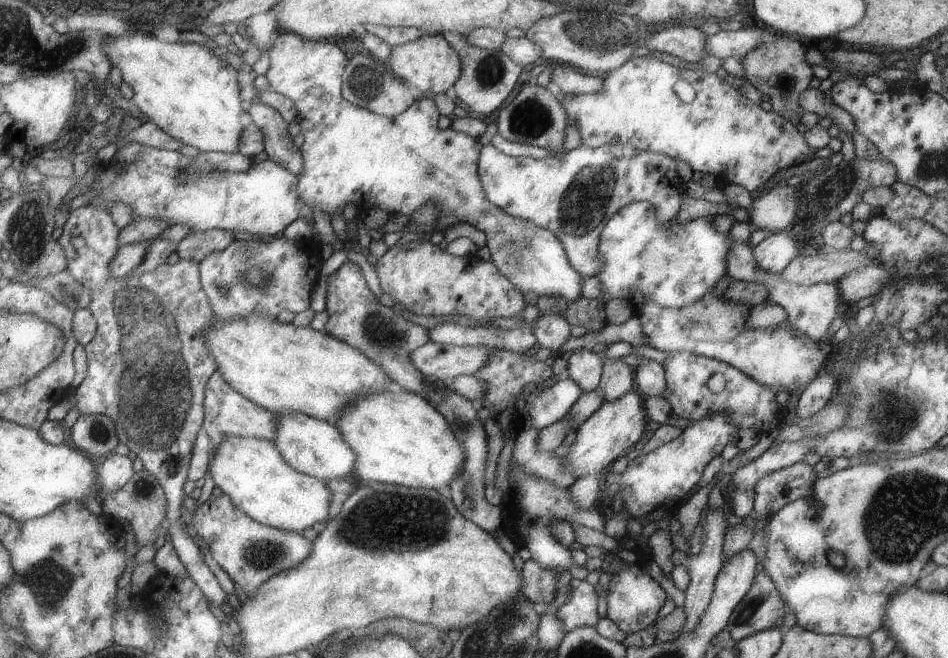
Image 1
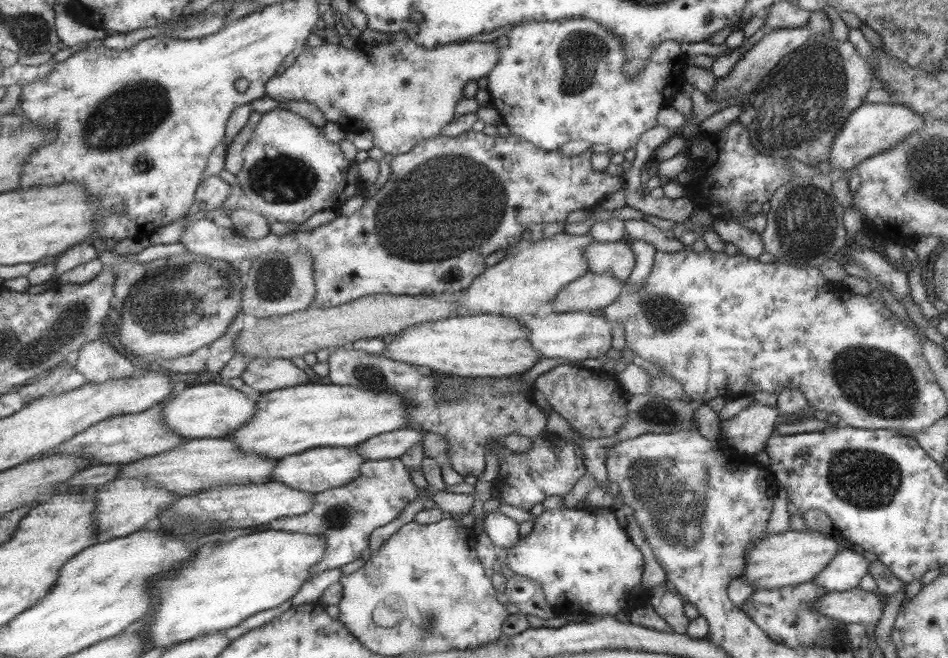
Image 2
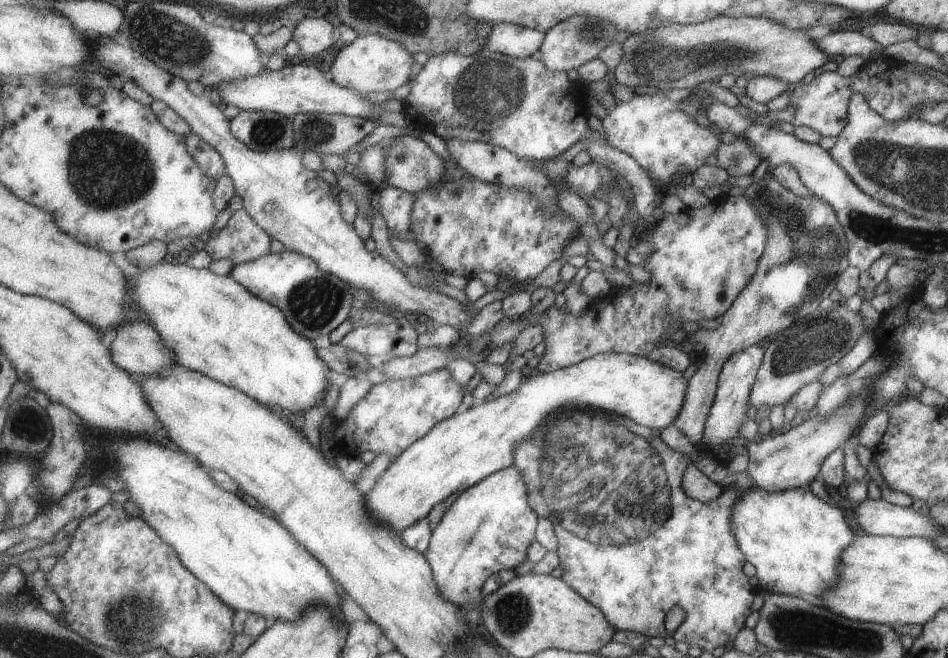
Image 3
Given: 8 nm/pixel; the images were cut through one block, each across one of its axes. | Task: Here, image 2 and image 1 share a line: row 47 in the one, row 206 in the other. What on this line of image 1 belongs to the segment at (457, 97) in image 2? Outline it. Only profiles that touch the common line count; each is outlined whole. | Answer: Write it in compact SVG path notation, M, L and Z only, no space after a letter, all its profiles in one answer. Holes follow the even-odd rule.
M279 30L279 36L275 41L273 47L267 48L270 57L270 69L268 70L266 76L270 81L270 86L272 90L277 93L287 96L295 102L295 107L298 110L297 123L302 128L301 134L305 138L305 142L300 148L303 152L303 157L305 160L305 167L303 173L299 174L300 184L299 184L299 195L303 202L309 207L315 206L315 210L320 210L332 220L332 216L337 213L342 213L343 208L347 204L356 206L359 204L359 199L361 199L361 204L365 210L370 210L371 208L377 208L386 211L392 217L395 214L403 214L406 216L411 216L415 213L415 210L421 209L426 206L429 202L435 203L441 210L442 216L453 215L459 221L467 224L471 224L476 229L482 231L487 237L486 246L491 251L492 261L499 268L499 271L510 280L510 282L515 286L517 291L520 291L525 298L529 298L528 294L534 294L538 299L544 297L561 296L565 298L568 303L576 302L581 296L583 296L584 285L586 284L586 278L584 278L577 269L574 268L573 264L570 262L570 258L567 255L566 247L563 245L561 239L554 234L553 231L548 230L545 227L539 227L535 222L521 219L518 217L513 217L509 215L505 210L497 207L493 202L490 202L486 198L486 193L482 184L482 179L479 173L480 164L480 153L482 152L483 146L477 138L469 136L469 134L459 133L452 130L439 114L437 110L437 104L431 99L419 99L407 110L397 117L387 117L384 115L377 115L371 110L356 106L354 103L349 103L342 94L342 84L343 76L347 66L349 65L349 58L347 54L337 46L337 44L327 44L322 40L311 41L302 38L299 34L294 34L291 32L285 32Z

